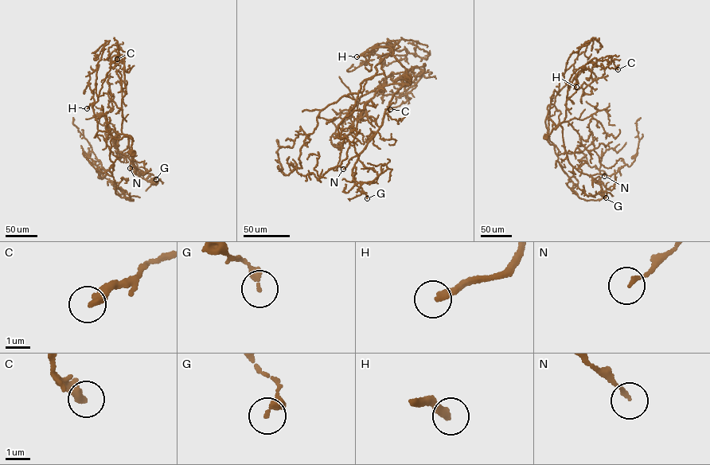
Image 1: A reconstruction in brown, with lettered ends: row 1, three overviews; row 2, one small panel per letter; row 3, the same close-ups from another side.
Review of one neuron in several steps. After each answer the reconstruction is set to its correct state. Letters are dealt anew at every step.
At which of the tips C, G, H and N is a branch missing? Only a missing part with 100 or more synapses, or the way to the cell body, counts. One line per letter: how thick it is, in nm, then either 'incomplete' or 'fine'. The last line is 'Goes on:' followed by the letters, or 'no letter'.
C: 360 nm | fine
G: 320 nm | fine
H: 280 nm | incomplete
N: 140 nm | fine
Goes on: H

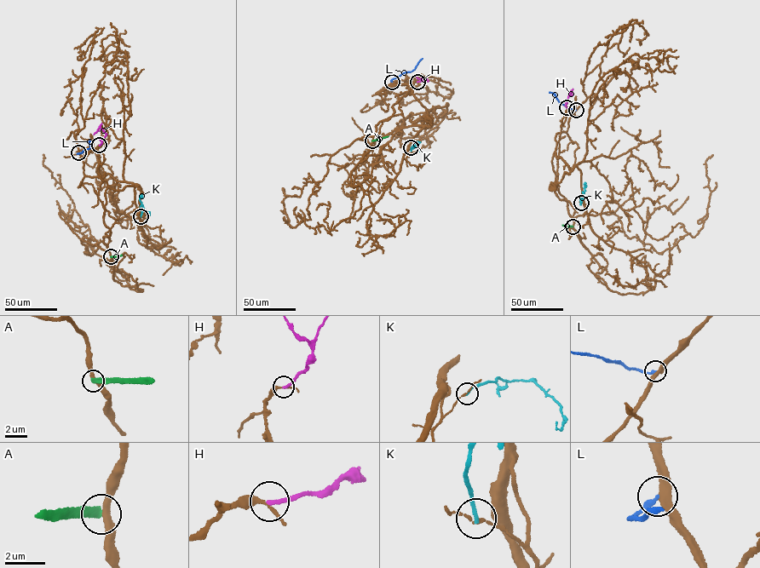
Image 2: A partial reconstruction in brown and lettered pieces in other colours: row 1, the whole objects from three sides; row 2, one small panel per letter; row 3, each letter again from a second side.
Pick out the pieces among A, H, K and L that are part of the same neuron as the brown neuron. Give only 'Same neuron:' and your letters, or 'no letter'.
Same neuron: H

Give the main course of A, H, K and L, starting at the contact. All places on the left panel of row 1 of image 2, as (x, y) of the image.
A: (111, 256), (122, 255)
H: (99, 146), (106, 134), (99, 127), (94, 134)
K: (141, 216), (144, 209), (140, 199), (141, 195), (142, 198)
L: (78, 152), (89, 148), (90, 141)

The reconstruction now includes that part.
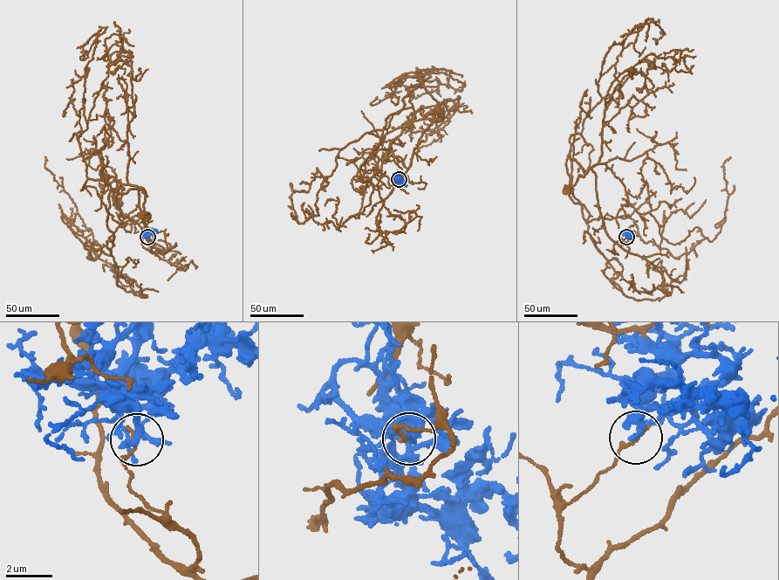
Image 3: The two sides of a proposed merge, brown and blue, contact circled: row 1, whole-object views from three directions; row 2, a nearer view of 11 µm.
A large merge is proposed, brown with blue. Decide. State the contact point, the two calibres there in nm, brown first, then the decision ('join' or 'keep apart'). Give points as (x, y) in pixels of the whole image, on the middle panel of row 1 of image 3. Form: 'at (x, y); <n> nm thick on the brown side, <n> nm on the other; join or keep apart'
at (399, 179); 140 nm thick on the brown side, 260 nm on the other; keep apart

